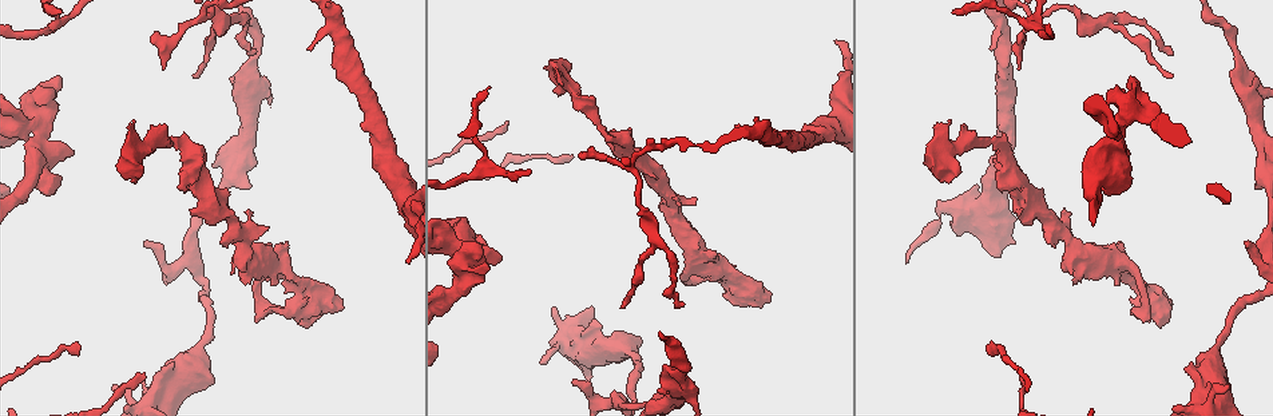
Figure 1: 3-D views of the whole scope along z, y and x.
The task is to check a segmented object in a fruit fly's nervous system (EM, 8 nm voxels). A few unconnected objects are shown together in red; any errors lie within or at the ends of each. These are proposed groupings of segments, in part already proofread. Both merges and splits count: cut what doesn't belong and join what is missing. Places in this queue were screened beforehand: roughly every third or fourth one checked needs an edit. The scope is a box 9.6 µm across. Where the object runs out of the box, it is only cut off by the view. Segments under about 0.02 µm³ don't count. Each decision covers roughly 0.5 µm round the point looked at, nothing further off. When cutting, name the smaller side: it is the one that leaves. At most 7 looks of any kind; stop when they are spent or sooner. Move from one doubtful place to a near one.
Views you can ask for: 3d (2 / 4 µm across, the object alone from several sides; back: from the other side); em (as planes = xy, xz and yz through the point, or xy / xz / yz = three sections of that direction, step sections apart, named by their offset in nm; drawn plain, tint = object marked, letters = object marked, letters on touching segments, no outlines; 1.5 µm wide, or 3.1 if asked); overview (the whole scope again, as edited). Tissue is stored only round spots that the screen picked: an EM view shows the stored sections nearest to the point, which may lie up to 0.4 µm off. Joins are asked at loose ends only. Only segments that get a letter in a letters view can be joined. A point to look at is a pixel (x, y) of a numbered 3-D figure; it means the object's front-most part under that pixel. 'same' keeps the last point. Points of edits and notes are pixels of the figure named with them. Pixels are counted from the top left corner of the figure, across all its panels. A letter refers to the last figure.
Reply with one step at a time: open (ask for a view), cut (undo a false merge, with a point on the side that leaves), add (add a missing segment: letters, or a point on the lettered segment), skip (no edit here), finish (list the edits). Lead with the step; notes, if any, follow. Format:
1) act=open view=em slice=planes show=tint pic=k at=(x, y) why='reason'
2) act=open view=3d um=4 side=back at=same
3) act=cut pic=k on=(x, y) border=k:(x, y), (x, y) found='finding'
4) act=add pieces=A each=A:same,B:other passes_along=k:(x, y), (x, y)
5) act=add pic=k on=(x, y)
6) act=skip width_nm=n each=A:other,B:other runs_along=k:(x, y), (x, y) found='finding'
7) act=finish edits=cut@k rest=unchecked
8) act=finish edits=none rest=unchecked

act=open view=em slice=planes show=letters pic=1 at=(717, 254) why='free end'

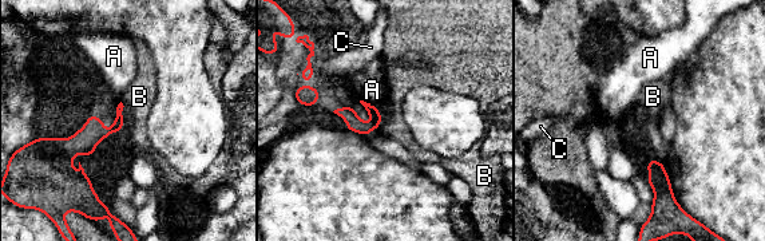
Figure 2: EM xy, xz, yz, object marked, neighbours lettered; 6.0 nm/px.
act=skip longest_contact=C:50nm each=A:other,B:other,C:other border=2:(121, 102), (125, 106) found='no lettered segment goes on from it'

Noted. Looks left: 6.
act=open view=3d um=2 pic=1 at=(1247, 246) why='branch stops here'

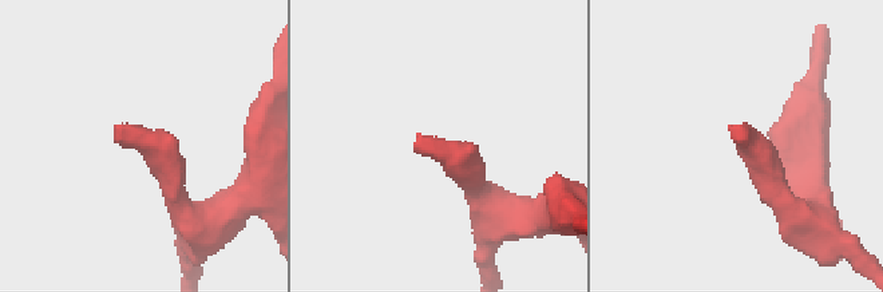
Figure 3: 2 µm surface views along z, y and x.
act=open view=em slice=planes show=letters pic=3 at=(117, 139) why='shape alone is not enough'

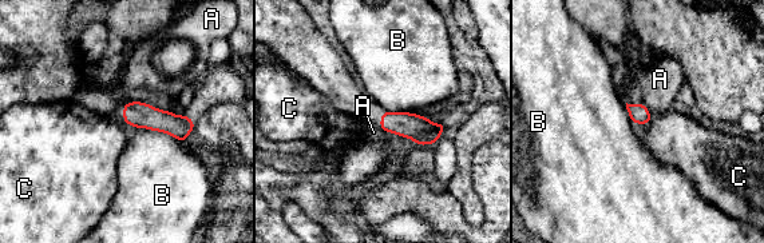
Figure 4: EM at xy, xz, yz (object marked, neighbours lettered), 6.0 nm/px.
act=skip width_nm=120 each=A:other,B:other,C:other runs_along=4:(126, 107), (138, 115), (190, 127) found='no lettered segment goes on from it'

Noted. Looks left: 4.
act=open view=3d um=4 pic=1 at=(186, 185) why='free end'

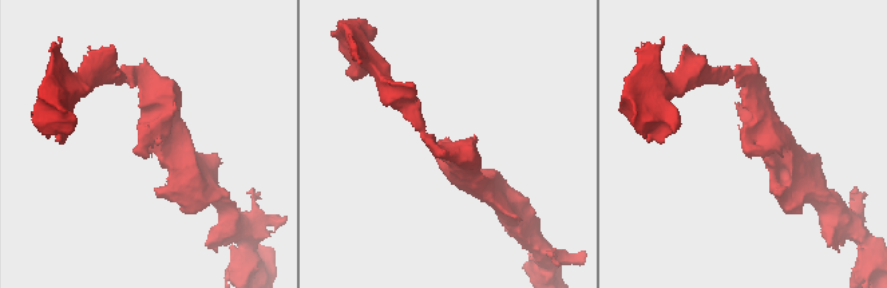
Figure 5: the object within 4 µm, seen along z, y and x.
act=open view=em slice=planes show=letters pic=5 at=(148, 148) arm_widths_nm=300,340

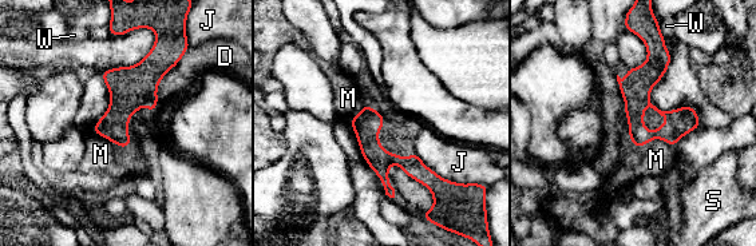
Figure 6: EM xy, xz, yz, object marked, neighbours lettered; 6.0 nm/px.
act=skip each=D:other,J:other,M:other,S:other,W:other runs_along=6:(652, 43), (637, 143) found='no lettered segment goes on from it'

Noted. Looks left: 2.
act=finish edits=none rest=unchecked

